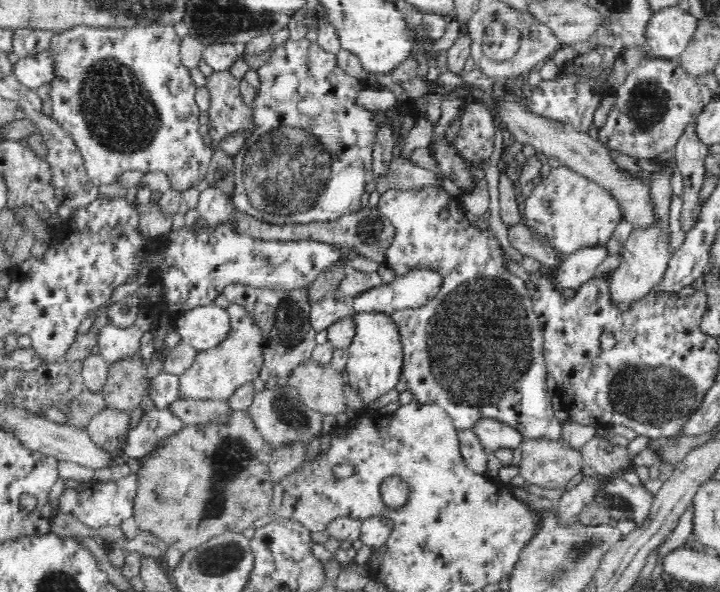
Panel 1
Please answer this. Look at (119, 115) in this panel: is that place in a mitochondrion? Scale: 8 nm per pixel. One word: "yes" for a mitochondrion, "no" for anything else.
yes

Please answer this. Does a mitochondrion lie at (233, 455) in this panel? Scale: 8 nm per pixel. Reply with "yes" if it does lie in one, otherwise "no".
yes

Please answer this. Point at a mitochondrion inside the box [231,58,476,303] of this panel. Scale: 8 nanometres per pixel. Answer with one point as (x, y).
(284, 173)

